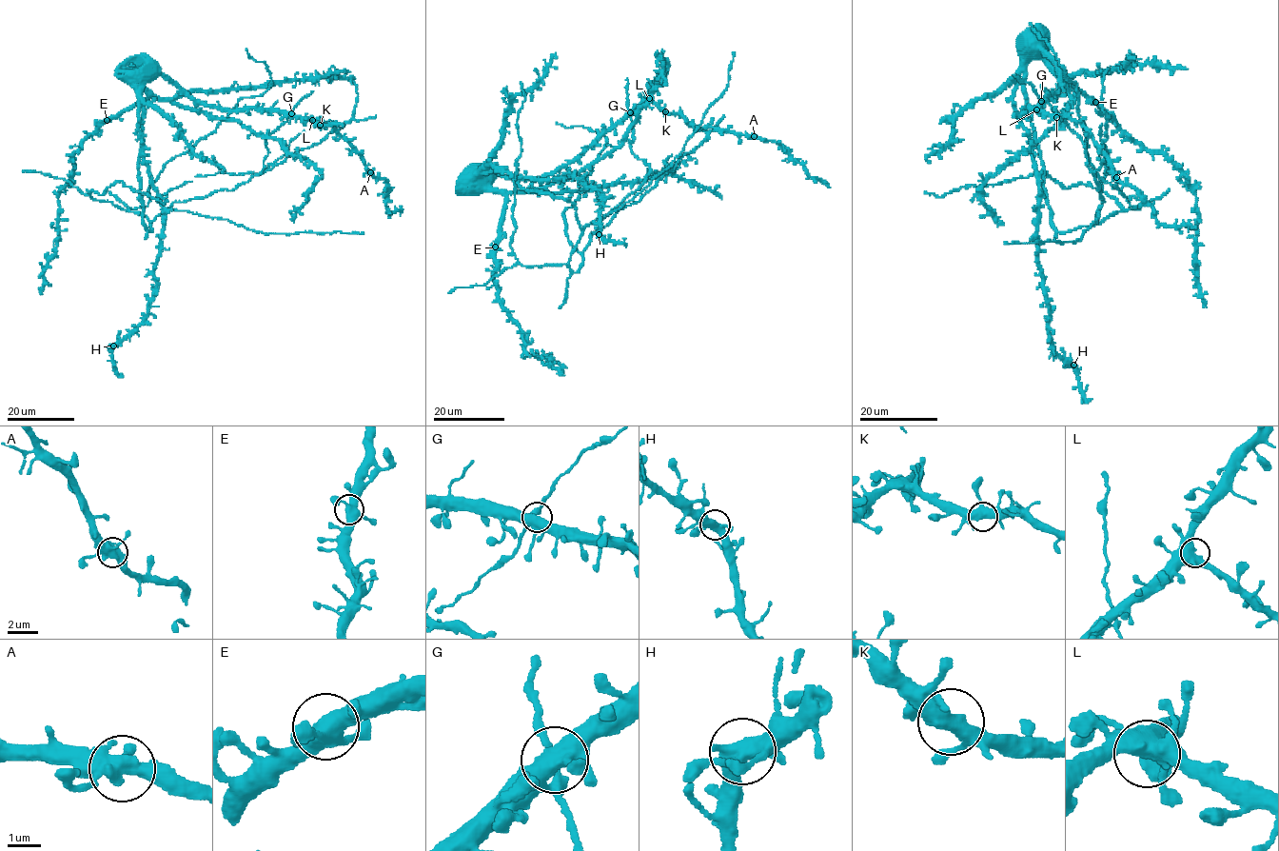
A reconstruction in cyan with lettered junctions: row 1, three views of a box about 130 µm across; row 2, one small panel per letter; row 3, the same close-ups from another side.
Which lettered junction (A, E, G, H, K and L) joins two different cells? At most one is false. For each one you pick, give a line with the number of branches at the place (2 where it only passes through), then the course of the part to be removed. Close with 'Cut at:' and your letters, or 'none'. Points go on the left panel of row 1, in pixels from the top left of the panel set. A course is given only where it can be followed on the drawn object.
Cut at: none

